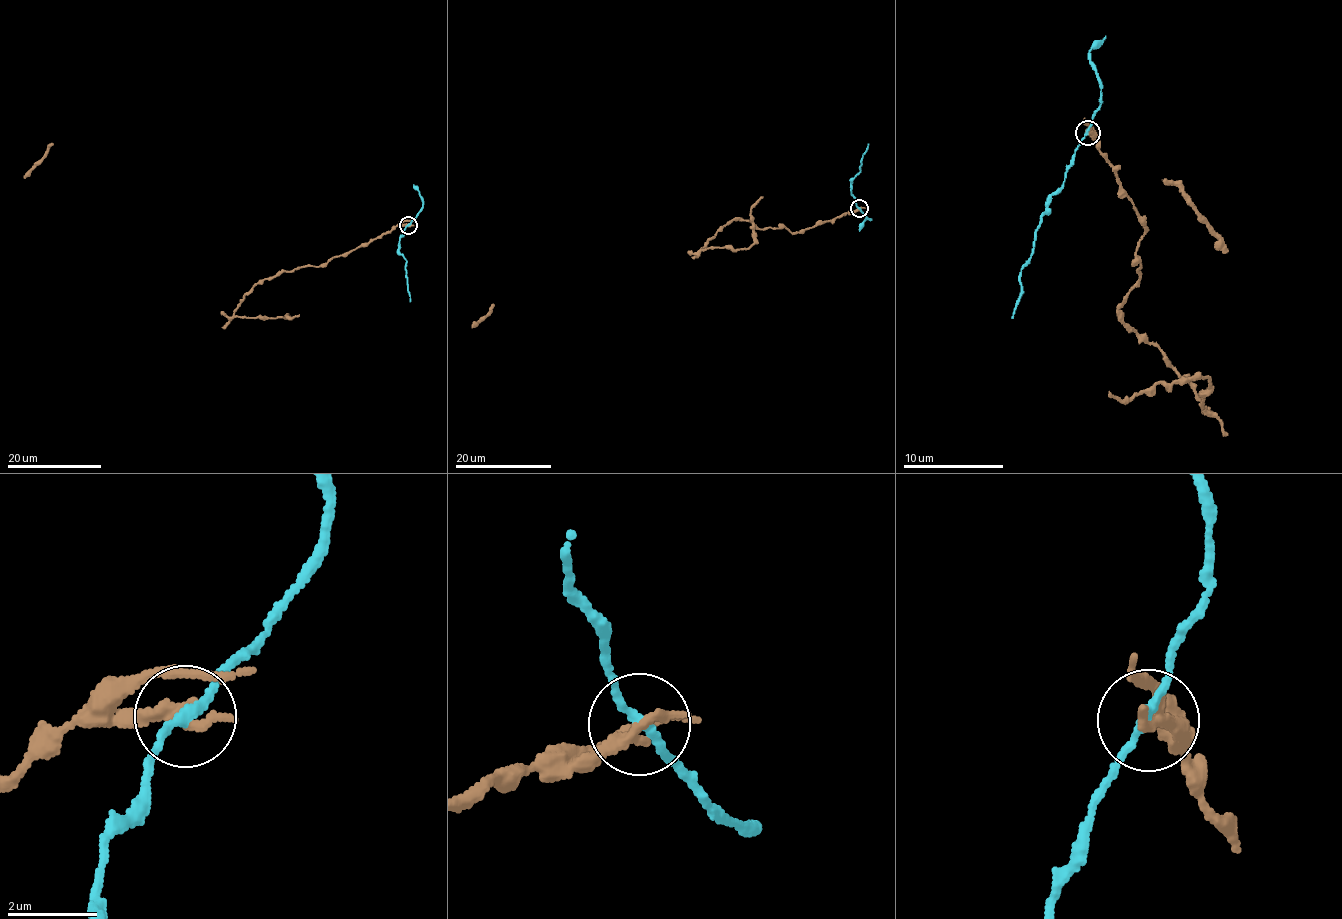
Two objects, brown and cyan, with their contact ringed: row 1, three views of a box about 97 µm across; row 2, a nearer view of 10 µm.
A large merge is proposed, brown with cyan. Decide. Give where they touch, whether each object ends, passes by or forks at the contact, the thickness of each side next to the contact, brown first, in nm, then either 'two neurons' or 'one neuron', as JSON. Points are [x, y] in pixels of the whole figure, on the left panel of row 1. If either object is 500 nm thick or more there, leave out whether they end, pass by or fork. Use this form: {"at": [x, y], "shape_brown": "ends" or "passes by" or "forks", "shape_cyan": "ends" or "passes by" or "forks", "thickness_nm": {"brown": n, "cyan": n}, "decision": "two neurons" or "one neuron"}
{"at": [408, 225], "shape_brown": "ends", "shape_cyan": "passes by", "thickness_nm": {"brown": 320, "cyan": 190}, "decision": "two neurons"}

